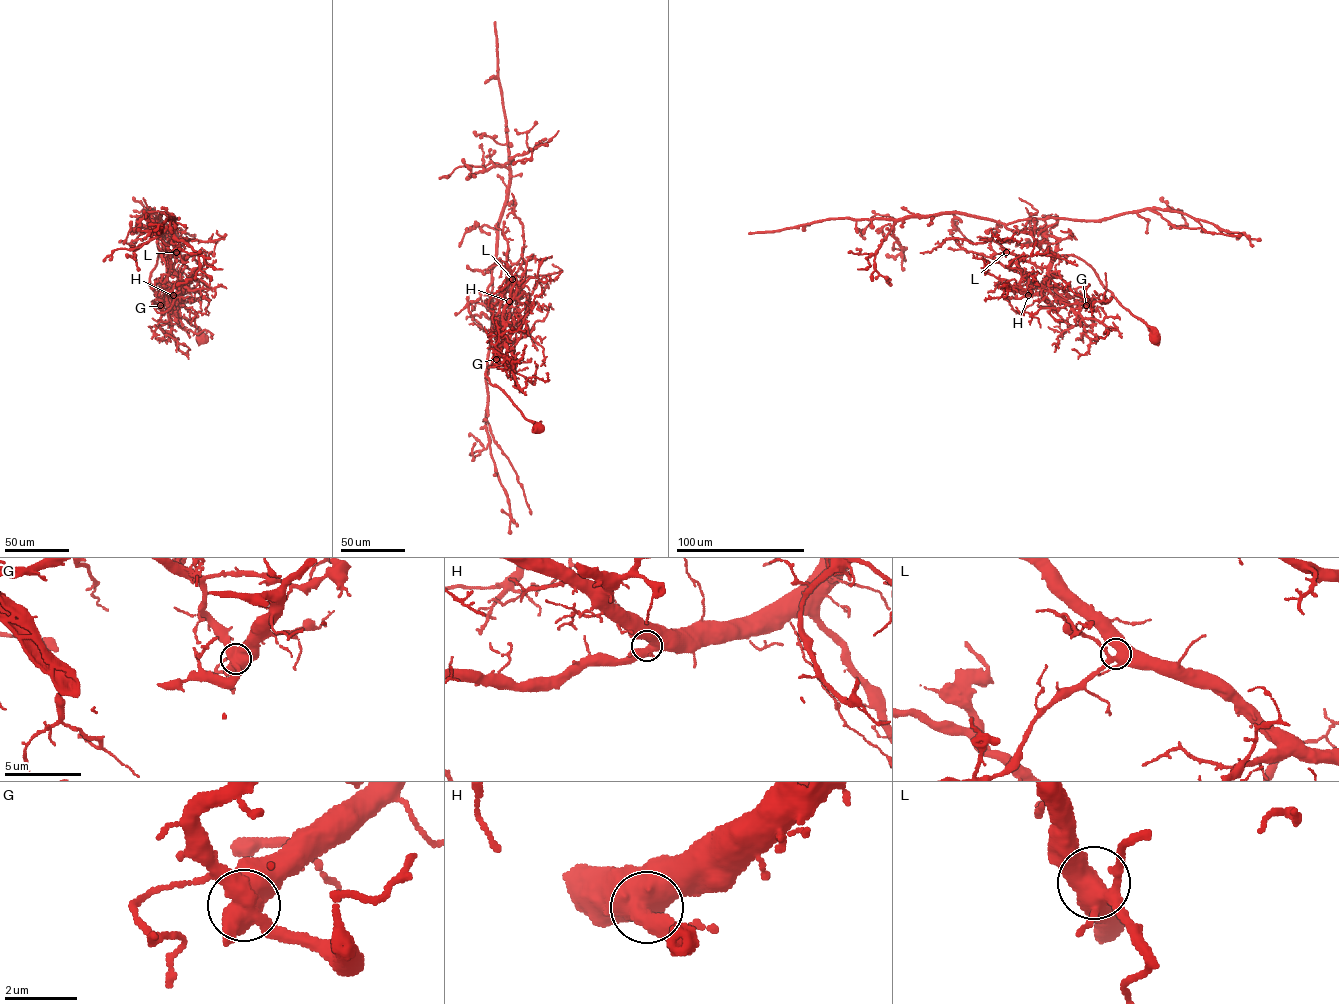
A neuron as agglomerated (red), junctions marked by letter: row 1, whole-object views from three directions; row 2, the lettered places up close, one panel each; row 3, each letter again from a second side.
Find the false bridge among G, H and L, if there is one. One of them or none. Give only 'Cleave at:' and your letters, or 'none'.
Cleave at: G

